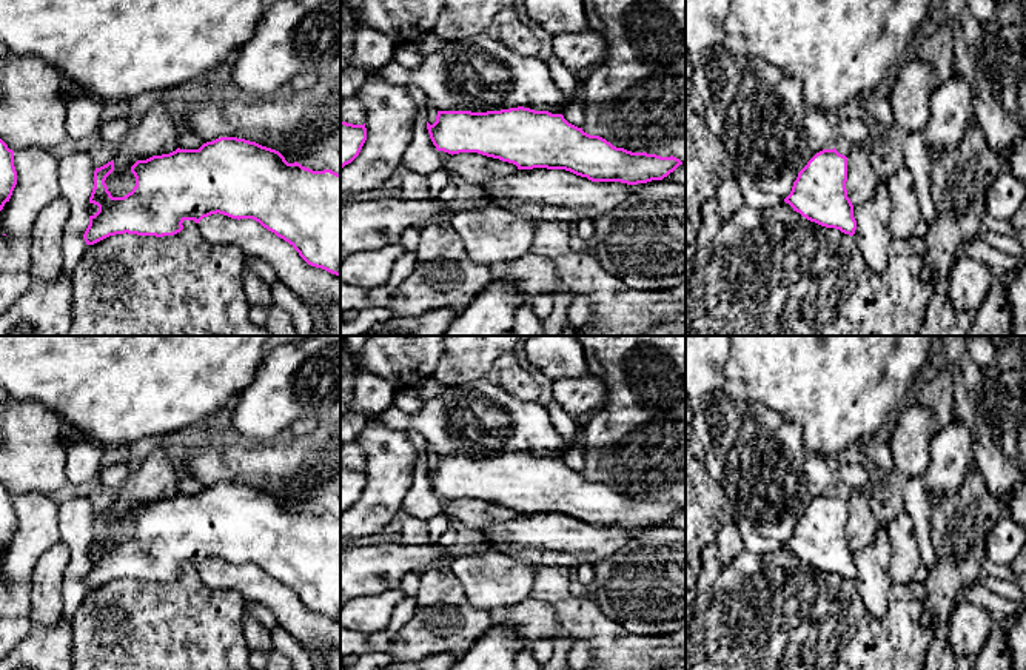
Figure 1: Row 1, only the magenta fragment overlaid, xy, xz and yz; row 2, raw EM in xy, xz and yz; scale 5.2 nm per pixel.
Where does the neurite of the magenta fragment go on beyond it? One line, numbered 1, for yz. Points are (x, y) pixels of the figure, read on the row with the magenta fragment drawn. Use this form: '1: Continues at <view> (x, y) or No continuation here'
1: No continuation here

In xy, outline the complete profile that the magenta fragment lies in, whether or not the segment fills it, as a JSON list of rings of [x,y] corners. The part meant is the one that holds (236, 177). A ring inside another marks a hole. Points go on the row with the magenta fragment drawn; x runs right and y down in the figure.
[[[220,137],[203,143],[199,149],[177,148],[169,154],[137,160],[131,166],[136,186],[123,197],[112,197],[108,191],[105,180],[112,171],[112,160],[94,171],[89,203],[97,205],[99,211],[89,216],[89,225],[83,234],[86,245],[125,233],[156,237],[174,236],[183,229],[185,220],[199,223],[203,217],[219,213],[237,220],[253,219],[259,222],[288,242],[308,265],[340,277],[340,174],[331,169],[313,171],[297,162],[288,163],[279,151],[256,142]]]

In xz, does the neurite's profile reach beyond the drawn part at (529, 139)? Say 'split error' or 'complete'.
complete

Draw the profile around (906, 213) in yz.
[[[898,166],[886,180],[890,197],[890,236],[892,239],[910,239],[915,226],[923,220],[915,177],[904,166]]]

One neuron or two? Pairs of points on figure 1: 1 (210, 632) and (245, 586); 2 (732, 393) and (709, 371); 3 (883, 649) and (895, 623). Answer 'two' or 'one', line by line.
1: two
2: one
3: one

